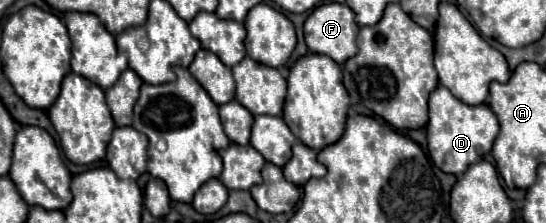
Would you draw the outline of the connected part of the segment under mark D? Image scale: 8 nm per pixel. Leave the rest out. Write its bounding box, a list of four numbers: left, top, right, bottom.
[426,85,500,175]

